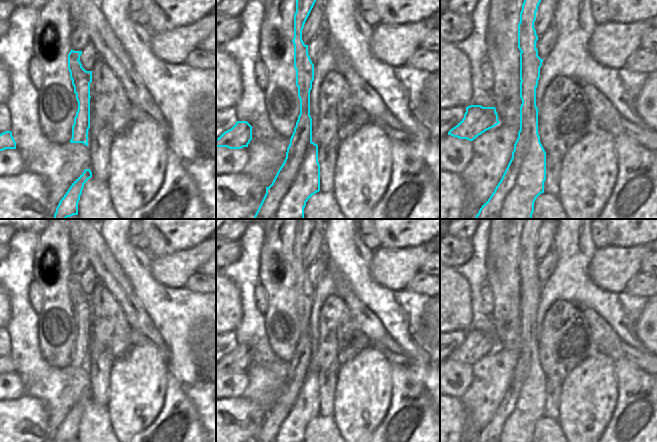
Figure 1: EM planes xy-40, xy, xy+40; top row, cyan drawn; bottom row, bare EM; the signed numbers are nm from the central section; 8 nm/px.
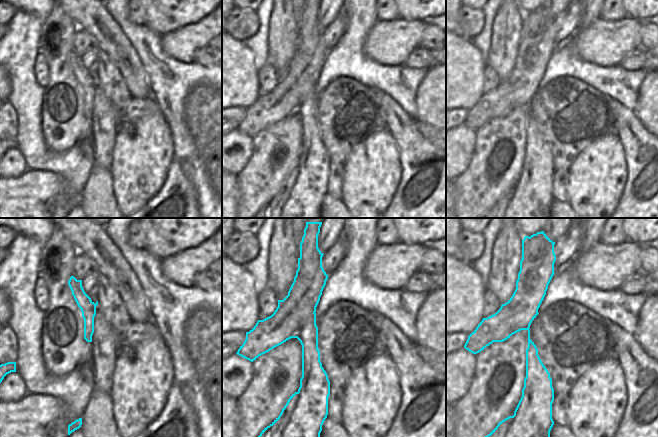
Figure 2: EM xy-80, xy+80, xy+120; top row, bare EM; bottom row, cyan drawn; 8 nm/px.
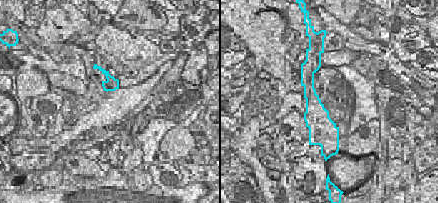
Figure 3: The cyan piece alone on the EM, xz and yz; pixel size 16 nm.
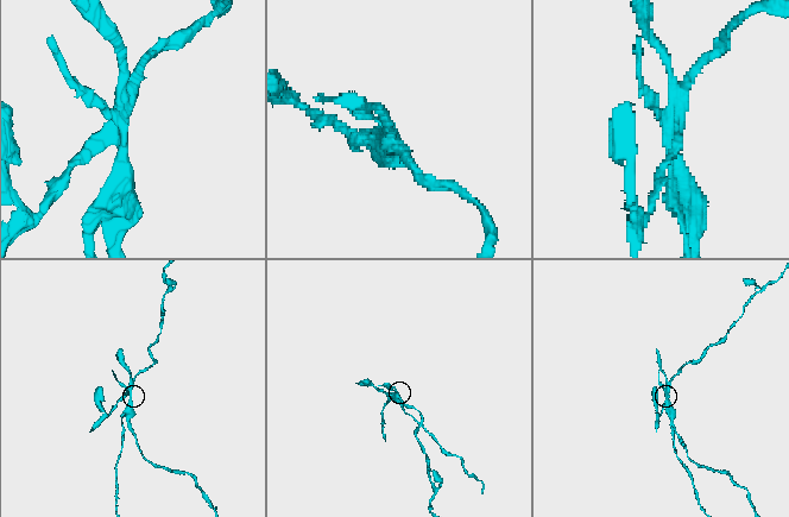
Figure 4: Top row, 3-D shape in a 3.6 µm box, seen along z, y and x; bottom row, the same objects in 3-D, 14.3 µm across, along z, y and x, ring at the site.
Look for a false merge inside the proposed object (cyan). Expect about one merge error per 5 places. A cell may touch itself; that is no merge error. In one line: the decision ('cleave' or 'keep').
cleave

